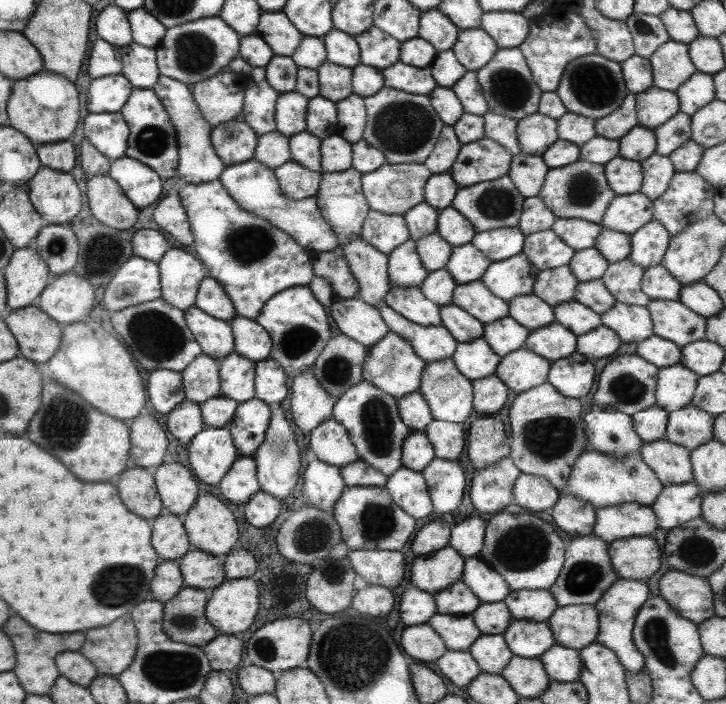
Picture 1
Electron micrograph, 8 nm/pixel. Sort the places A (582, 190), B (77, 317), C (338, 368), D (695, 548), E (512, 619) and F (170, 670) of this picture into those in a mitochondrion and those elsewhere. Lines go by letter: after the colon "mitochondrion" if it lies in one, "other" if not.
A: mitochondrion
B: other
C: mitochondrion
D: mitochondrion
E: other
F: mitochondrion

